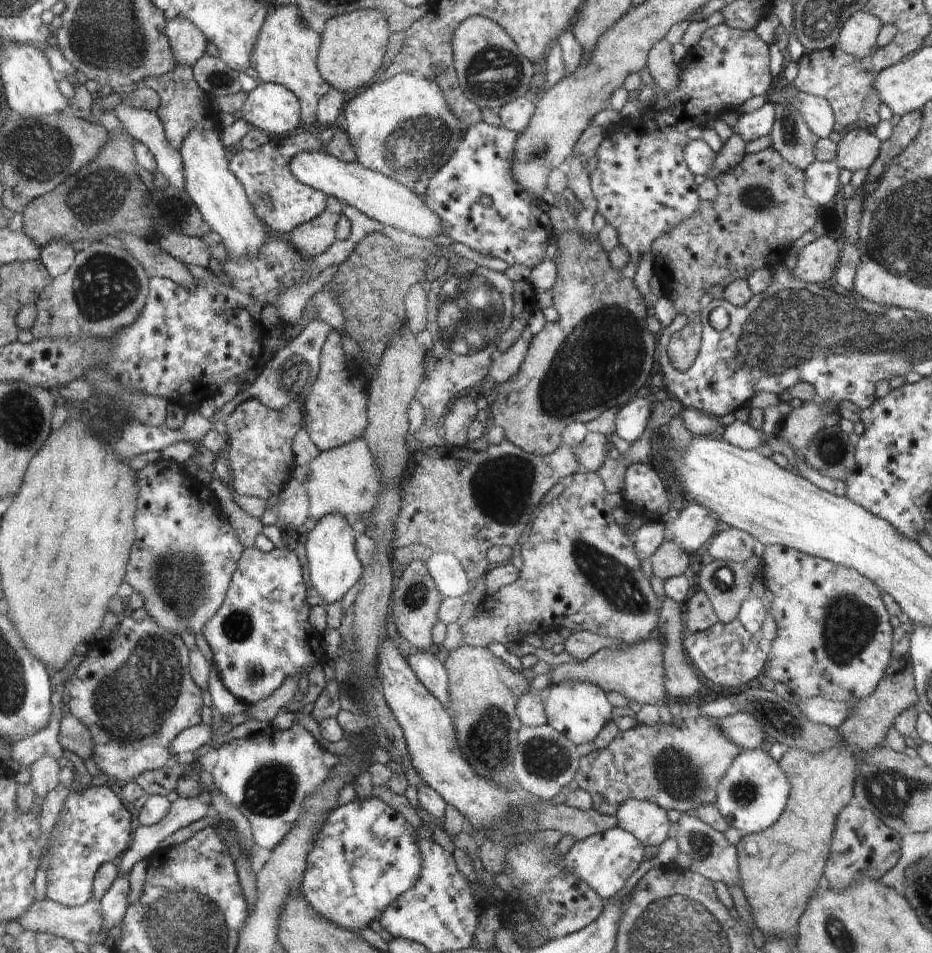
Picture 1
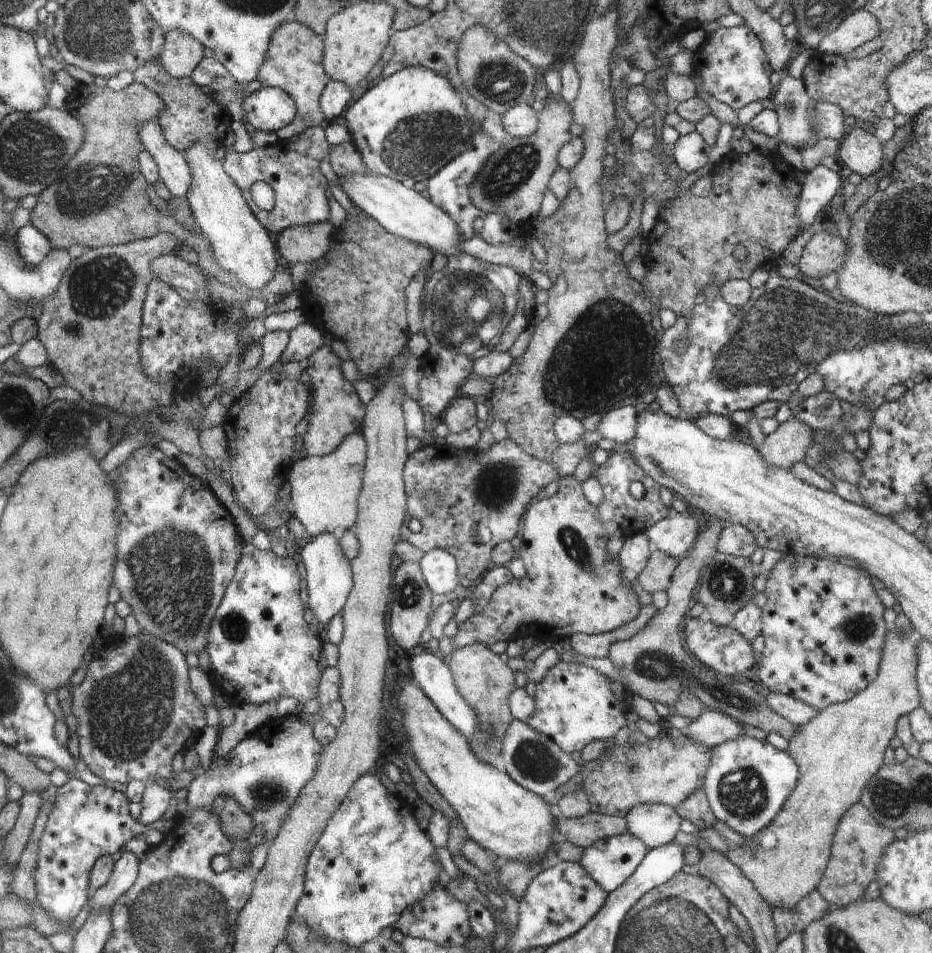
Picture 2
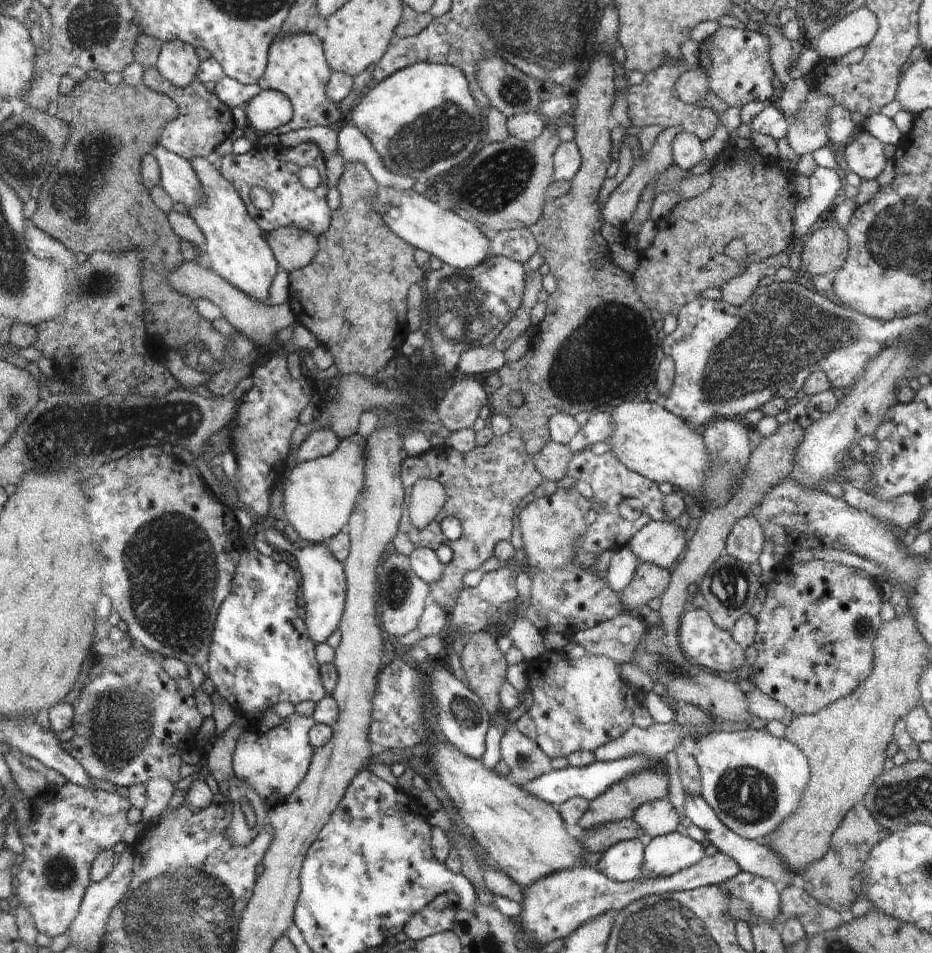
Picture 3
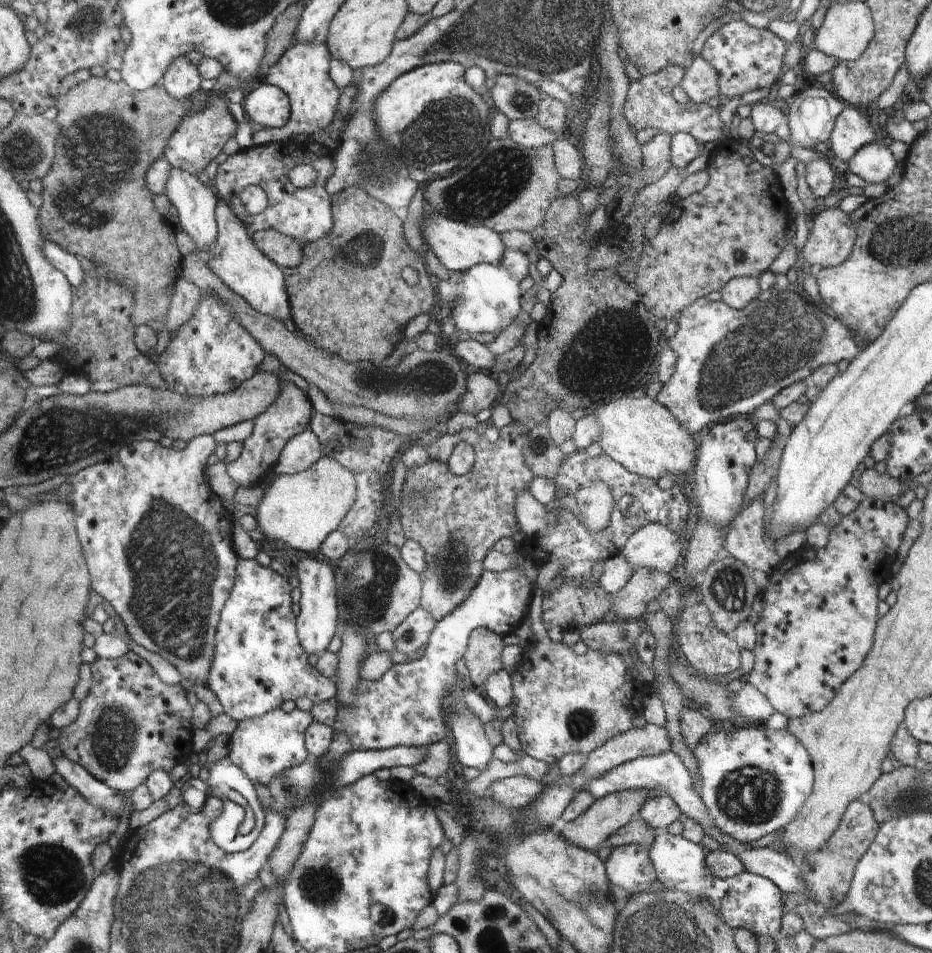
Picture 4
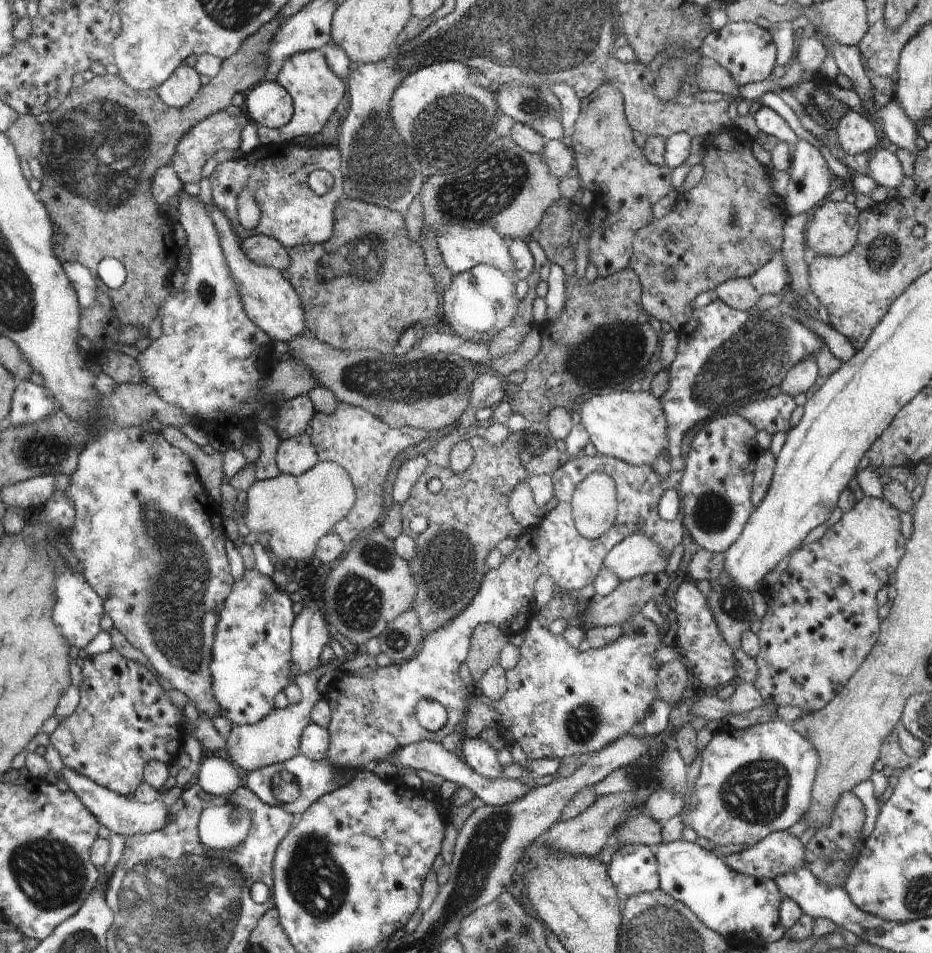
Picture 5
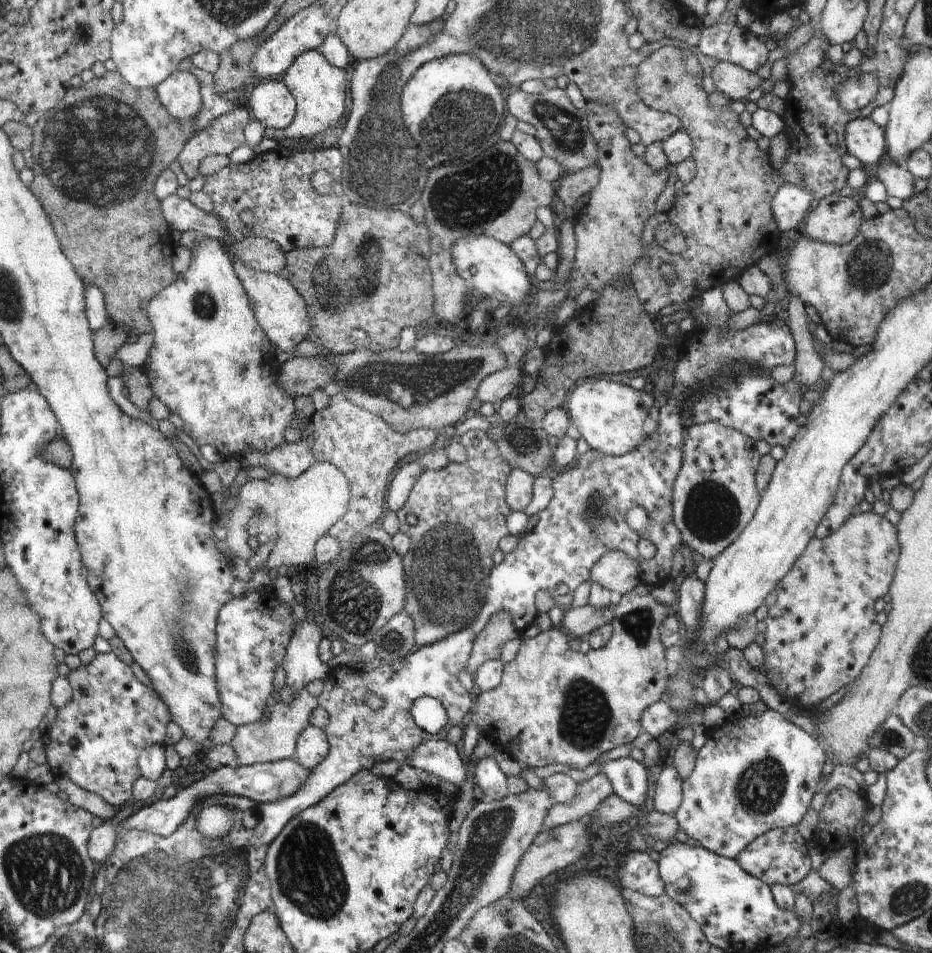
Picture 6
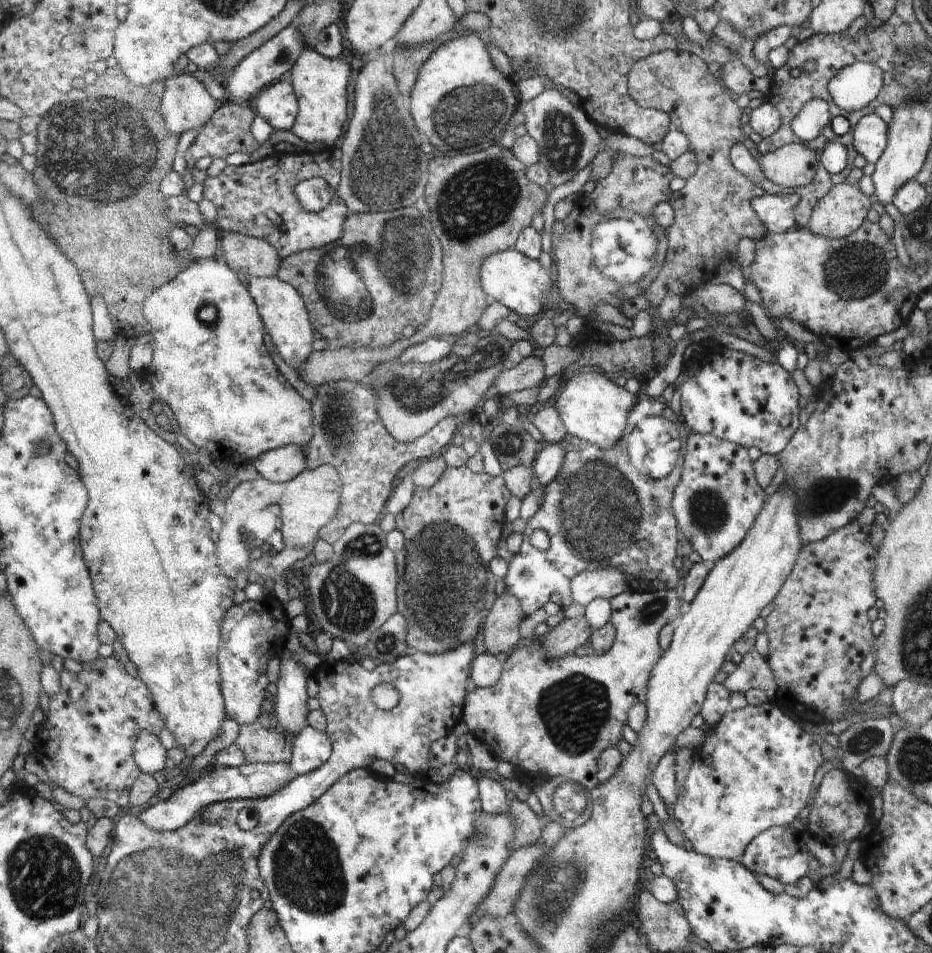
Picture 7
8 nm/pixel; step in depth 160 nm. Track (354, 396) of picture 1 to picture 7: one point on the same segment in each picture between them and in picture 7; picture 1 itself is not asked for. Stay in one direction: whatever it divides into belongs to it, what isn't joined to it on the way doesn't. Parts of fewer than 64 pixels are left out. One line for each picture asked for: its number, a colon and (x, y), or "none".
2: (337, 413)
3: (322, 442)
4: (303, 450)
5: (296, 455)
6: (292, 459)
7: (280, 465)

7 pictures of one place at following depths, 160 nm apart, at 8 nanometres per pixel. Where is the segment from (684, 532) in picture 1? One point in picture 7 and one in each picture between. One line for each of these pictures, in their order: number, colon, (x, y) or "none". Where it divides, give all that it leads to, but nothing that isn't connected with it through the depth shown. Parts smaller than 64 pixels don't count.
2: (674, 535)
3: (659, 543)
4: (653, 546)
5: (637, 554)
6: (616, 570)
7: (607, 582)

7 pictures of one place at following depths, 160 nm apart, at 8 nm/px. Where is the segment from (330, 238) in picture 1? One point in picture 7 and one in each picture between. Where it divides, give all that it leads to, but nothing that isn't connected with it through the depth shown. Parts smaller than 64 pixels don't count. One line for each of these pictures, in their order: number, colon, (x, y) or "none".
2: (310, 243)
3: (294, 249)
4: (283, 250)
5: (269, 251)
6: (261, 253)
7: (252, 256)

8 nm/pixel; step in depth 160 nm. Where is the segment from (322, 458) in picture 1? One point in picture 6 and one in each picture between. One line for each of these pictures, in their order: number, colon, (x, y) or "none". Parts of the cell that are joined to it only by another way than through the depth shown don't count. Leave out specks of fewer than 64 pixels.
2: (325, 490)
3: (320, 495)
4: (303, 509)
5: (297, 511)
6: (280, 519)

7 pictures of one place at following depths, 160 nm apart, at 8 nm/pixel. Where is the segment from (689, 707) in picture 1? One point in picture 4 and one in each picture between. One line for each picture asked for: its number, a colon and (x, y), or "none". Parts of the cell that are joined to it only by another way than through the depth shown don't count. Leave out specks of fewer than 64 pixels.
2: (643, 770)
3: (621, 801)
4: (608, 814)

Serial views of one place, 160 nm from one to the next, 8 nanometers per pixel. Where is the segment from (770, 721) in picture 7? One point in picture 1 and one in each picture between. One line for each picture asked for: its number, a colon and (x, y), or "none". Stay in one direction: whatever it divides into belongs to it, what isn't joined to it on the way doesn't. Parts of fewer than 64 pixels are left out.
1: (752, 796)
2: (748, 781)
3: (753, 782)
4: (753, 781)
5: (752, 782)
6: (756, 772)

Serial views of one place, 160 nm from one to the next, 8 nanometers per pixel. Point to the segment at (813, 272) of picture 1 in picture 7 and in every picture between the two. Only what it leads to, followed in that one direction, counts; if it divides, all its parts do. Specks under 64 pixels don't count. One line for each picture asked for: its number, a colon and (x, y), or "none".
2: (825, 253)
3: (826, 250)
4: (833, 236)
5: (833, 229)
6: (835, 219)
7: (842, 211)

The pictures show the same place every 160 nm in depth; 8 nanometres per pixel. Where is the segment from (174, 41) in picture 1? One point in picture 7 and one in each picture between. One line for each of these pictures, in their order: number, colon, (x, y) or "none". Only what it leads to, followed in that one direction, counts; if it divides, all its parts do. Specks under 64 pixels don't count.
2: (181, 55)
3: (177, 63)
4: (181, 80)
5: (181, 88)
6: (180, 94)
7: (185, 104)

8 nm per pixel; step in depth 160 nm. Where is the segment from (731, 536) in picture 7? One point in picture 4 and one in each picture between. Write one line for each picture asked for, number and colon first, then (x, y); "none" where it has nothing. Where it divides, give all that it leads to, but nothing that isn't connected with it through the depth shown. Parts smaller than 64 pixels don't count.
4: (725, 459)
5: (716, 488)
6: (714, 496)

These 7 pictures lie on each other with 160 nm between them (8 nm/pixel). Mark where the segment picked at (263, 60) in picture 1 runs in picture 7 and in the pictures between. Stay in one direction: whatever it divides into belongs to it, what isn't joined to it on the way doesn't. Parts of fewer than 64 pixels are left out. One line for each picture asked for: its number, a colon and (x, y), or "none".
2: (294, 62)
3: (296, 66)
4: (302, 72)
5: (316, 89)
6: (319, 87)
7: (320, 83)

